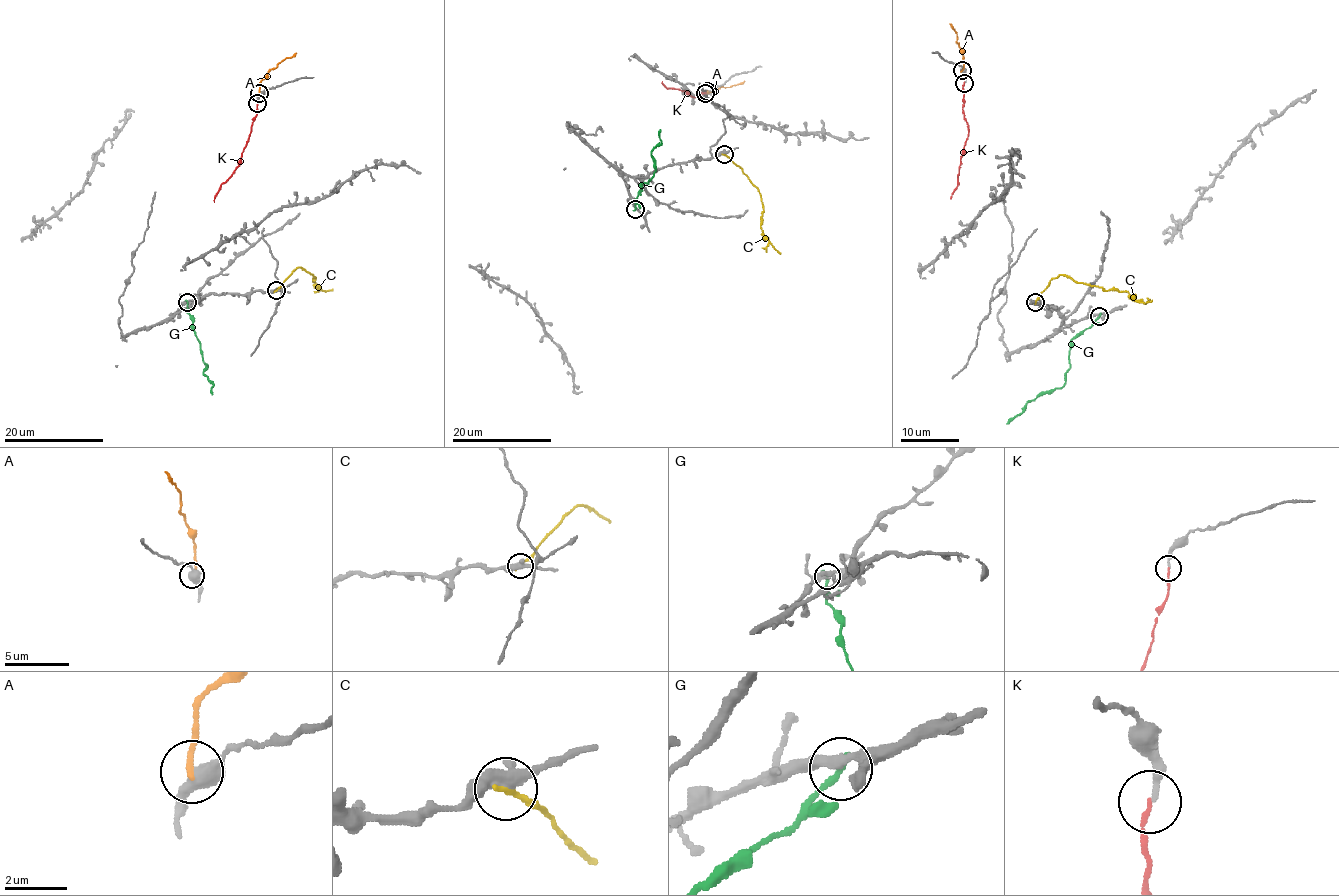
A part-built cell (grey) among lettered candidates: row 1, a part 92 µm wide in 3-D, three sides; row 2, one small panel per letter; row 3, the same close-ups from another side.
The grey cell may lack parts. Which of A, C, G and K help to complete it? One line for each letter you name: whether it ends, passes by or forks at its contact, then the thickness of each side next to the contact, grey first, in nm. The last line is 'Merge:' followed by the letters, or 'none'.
K: it ends | 200/130 nm
Merge: K

